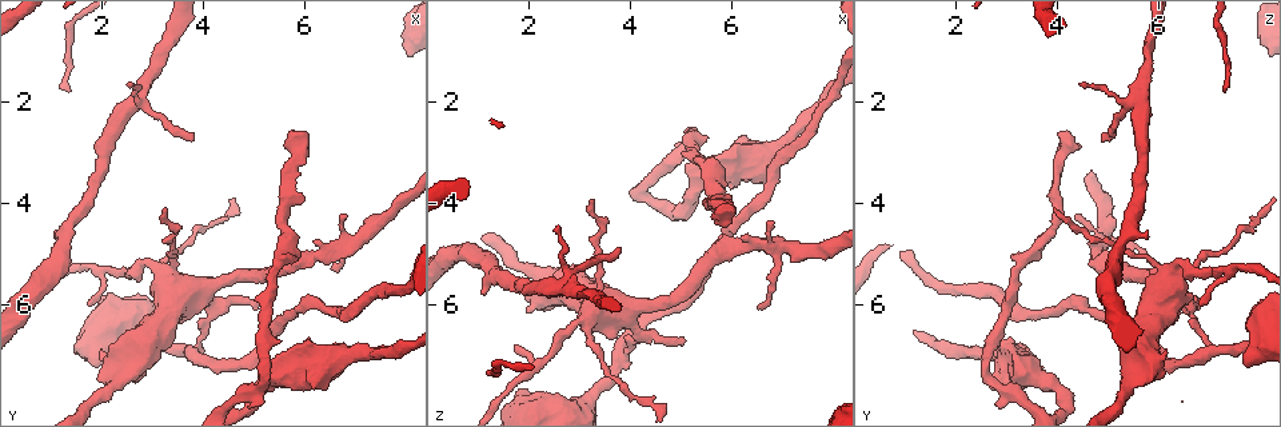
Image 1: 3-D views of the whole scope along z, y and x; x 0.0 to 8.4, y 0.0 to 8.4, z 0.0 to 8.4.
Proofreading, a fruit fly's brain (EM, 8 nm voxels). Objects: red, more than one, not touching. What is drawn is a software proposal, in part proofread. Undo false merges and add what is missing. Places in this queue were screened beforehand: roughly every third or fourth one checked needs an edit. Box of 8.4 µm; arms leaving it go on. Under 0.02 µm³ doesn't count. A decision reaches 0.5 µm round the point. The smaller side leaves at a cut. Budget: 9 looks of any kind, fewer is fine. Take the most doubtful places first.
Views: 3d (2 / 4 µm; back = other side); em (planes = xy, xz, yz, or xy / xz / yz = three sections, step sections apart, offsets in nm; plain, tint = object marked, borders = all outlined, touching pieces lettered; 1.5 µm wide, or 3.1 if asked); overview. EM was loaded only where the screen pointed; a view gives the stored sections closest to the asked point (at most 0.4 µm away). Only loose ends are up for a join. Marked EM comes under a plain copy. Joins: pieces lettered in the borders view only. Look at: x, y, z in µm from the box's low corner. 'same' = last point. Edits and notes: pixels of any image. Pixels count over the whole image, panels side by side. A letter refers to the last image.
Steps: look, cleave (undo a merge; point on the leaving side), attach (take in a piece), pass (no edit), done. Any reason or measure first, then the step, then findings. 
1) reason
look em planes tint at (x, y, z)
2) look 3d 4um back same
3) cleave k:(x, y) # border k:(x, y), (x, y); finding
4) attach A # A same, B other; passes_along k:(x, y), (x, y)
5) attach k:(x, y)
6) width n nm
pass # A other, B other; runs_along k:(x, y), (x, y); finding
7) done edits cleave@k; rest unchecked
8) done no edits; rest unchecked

side arm on a straight run
look em planes borders at (3.75, 6.85, 7.05)

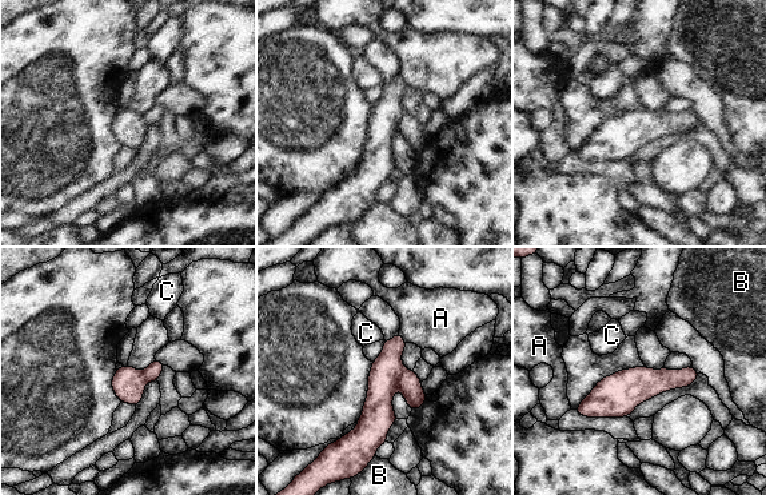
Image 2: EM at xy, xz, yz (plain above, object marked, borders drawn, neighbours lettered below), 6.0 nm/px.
width 200 nm
cleave 2:(378, 412) # A other, B other, C other; part_leaving 2:(398, 338), (383, 374), (370, 454); two neurons meet here

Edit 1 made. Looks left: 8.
see it whole again
look overview

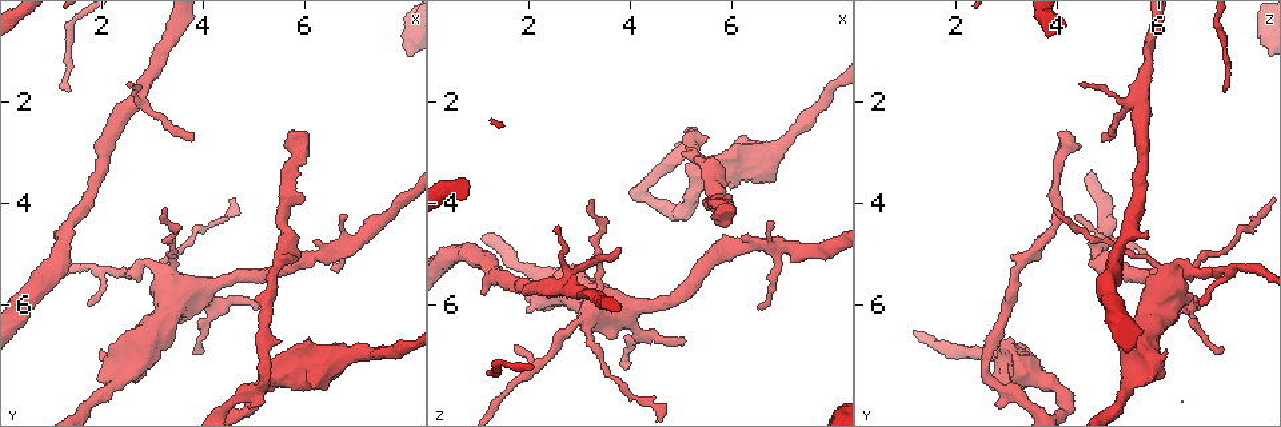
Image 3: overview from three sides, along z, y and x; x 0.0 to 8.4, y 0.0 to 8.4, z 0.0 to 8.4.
free end
look 3d 2um at (6.75, 4.25, 4.35)

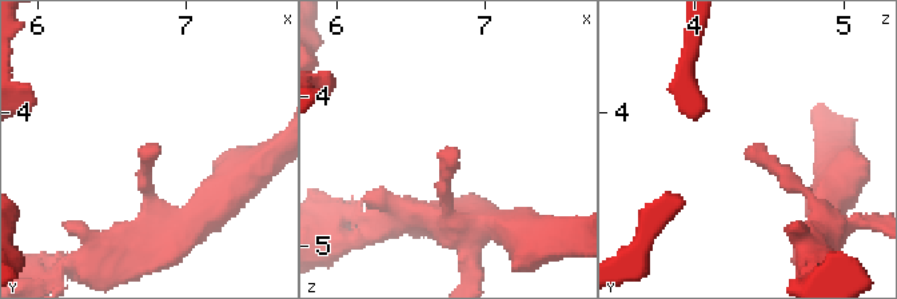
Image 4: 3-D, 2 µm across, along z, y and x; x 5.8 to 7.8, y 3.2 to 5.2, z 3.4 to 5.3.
need the tissue
look em planes borders at (6.80, 4.24, 4.34)

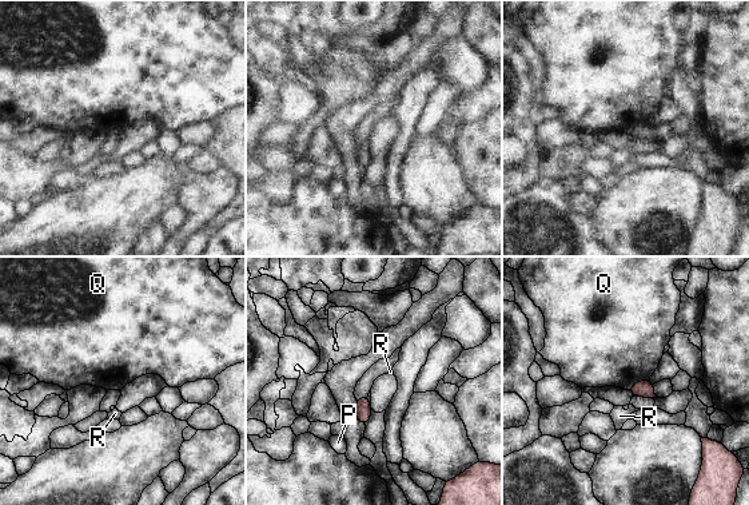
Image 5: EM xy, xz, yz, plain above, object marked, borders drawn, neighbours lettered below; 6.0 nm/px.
pass # P other, Q other, R other; none of them fits

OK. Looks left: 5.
free end
look 3d 4um at (1.15, 4.60, 5.80)

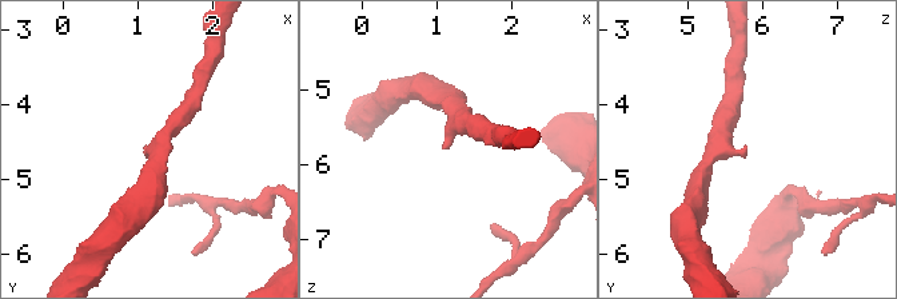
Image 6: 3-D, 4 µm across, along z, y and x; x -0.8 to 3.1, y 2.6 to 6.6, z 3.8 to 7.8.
need the tissue
look em yz step 4 borders at (1.10, 4.55, 5.75)

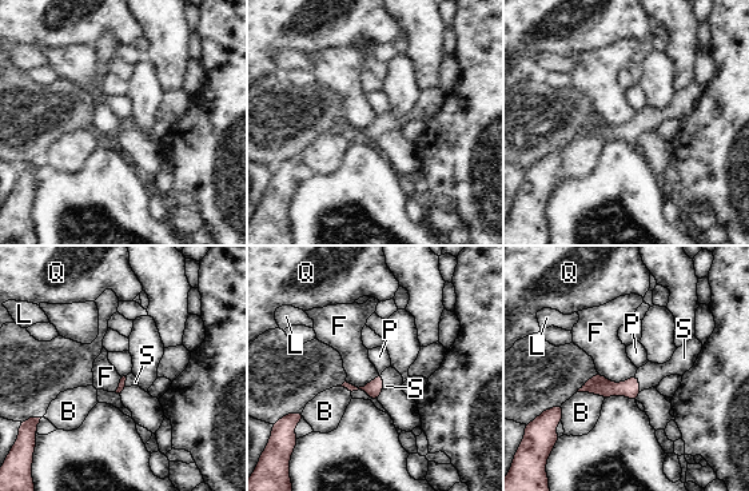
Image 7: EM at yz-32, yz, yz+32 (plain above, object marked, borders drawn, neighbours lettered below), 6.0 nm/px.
cut it another way
look em planes borders same

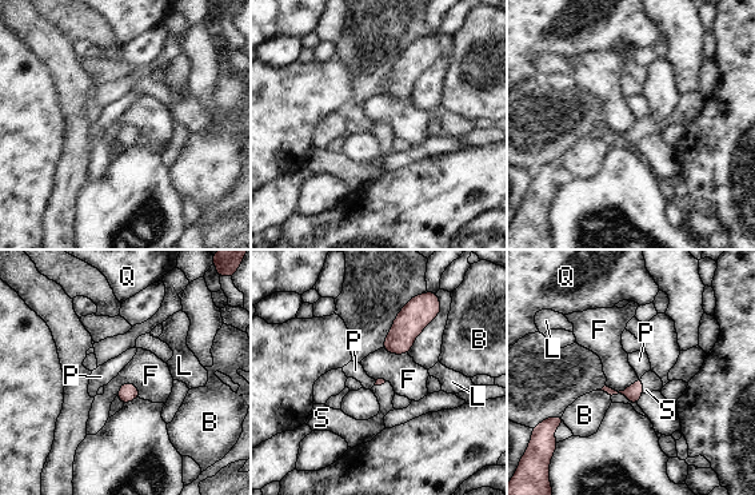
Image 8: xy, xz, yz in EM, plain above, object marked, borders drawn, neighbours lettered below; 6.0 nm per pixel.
arm_widths 240, 280 nm
attach S # B other, F other, L other, P other, Q other, S same; the neuron continues

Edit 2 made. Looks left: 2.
long arm stops here
look 3d 2um back at (5.75, 2.60, 4.25)

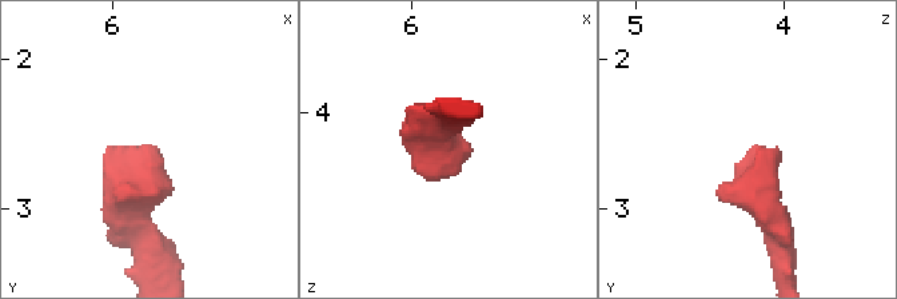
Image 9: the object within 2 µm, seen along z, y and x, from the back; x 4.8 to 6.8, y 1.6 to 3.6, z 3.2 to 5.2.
look em planes borders at (5.78, 2.56, 4.20)

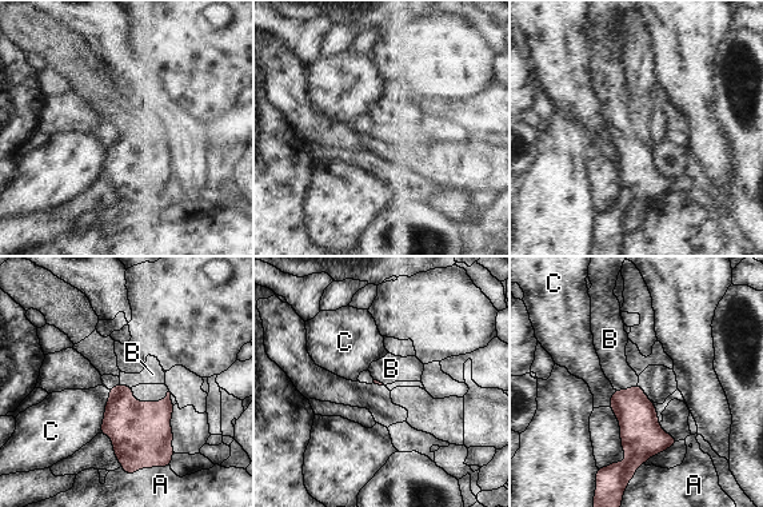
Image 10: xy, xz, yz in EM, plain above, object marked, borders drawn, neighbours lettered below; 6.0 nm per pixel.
attach B # A other, B same, C other; passes_along 10:(636, 415), (626, 390), (611, 351); it goes on there

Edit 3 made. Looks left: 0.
done edits cleave@2, attach@8, attach@10; rest unchecked

